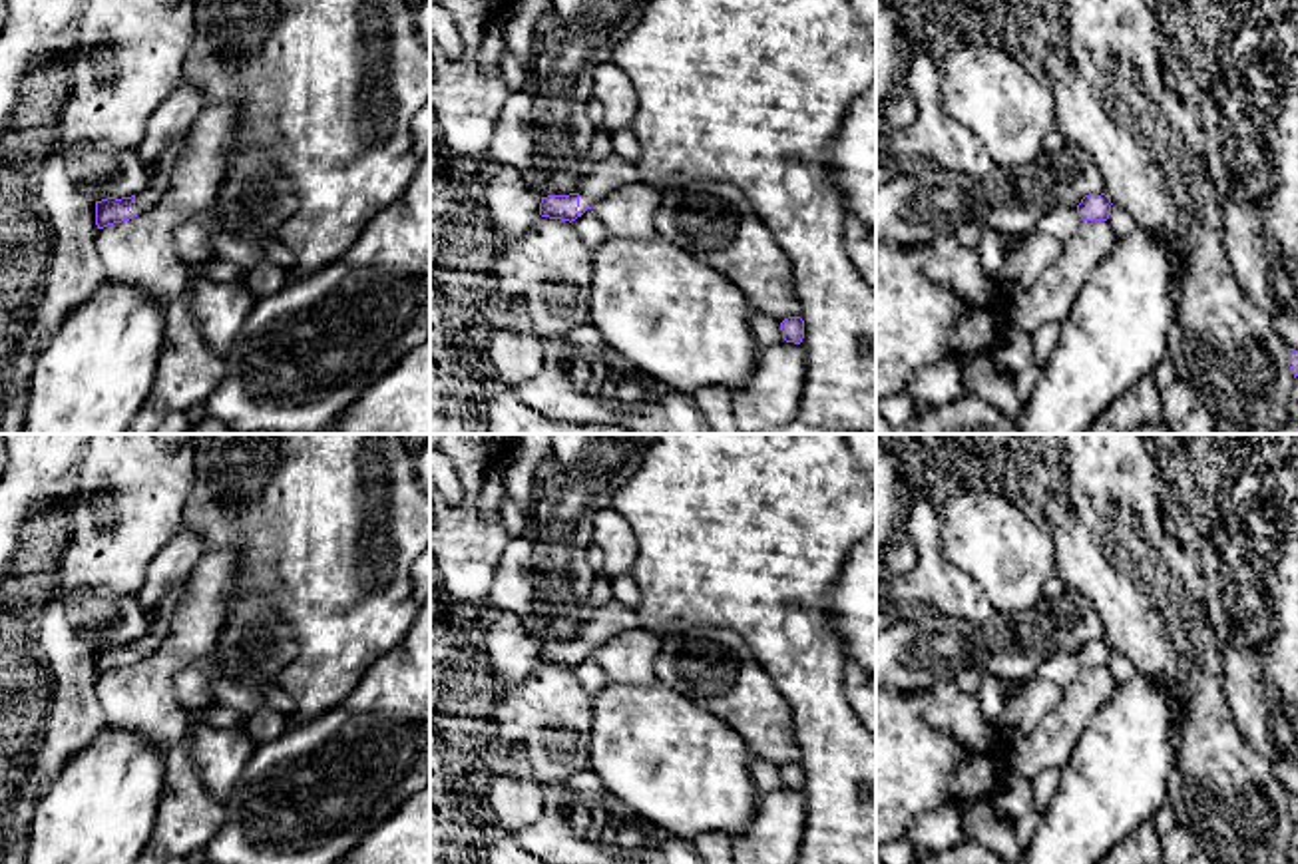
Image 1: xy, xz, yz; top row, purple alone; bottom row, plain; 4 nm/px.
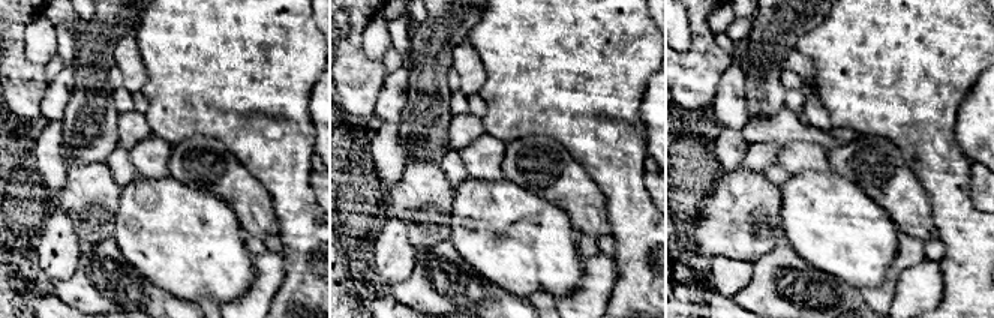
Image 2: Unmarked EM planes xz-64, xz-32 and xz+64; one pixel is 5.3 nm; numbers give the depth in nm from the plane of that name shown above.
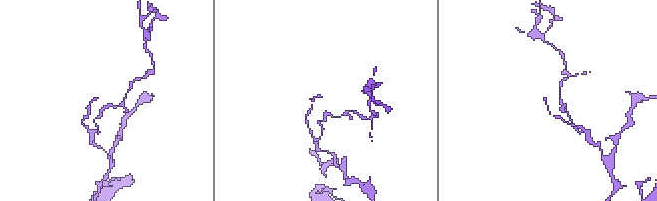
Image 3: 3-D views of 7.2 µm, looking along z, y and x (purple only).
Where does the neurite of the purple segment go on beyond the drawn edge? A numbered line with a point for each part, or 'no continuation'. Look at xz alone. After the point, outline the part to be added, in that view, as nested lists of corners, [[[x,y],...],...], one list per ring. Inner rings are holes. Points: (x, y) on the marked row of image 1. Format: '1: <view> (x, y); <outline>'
1: xz (612, 172); [[[609,153],[603,157],[593,173],[583,179],[579,187],[579,207],[593,207],[597,201],[605,199],[611,191],[619,189],[621,185],[637,181],[637,167],[623,157]]]

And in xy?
1: xy (162, 172); [[[185,135],[173,137],[161,151],[155,167],[153,167],[153,177],[149,179],[147,187],[139,191],[129,207],[133,215],[139,215],[151,207],[155,207],[163,193],[169,187],[171,181],[171,171],[183,153],[185,147]]]

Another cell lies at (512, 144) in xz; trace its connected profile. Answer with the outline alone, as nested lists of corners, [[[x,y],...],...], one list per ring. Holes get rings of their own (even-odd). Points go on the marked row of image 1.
[[[536,90],[510,94],[494,127],[488,155],[522,173],[532,167]]]

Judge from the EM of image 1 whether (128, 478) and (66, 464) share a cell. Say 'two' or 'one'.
two

